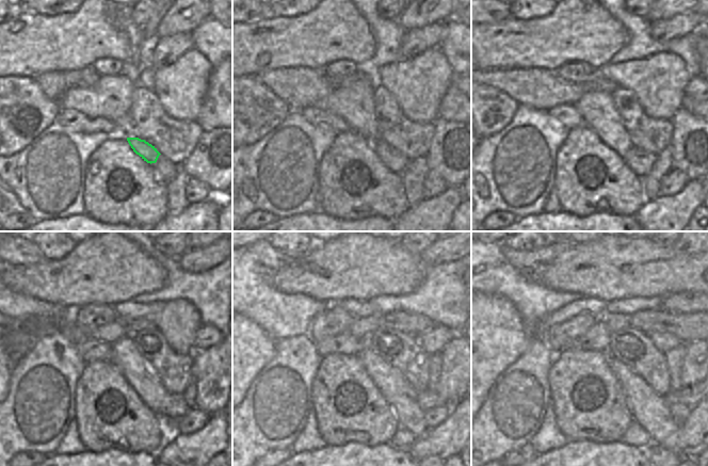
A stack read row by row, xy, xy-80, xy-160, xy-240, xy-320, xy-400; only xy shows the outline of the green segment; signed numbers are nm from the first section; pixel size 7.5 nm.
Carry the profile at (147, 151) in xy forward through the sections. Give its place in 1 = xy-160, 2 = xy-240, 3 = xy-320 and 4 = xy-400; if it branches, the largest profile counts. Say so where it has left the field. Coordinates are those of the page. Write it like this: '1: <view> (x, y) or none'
1: xy-160 (641, 162)
2: xy-240 (174, 406)
3: xy-320 (427, 399)
4: xy-400 (688, 396)

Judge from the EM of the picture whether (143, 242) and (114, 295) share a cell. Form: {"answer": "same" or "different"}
{"answer": "different"}

